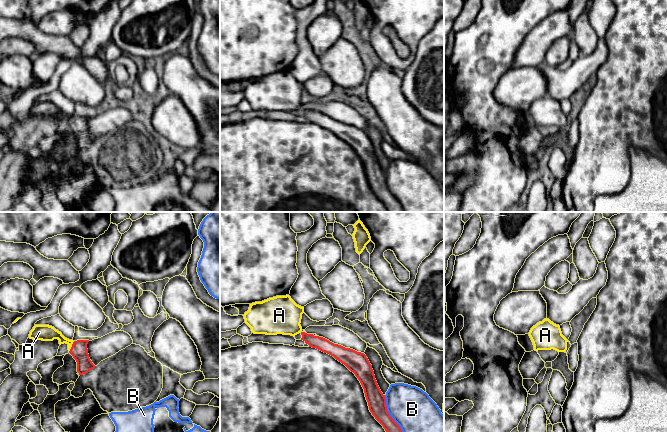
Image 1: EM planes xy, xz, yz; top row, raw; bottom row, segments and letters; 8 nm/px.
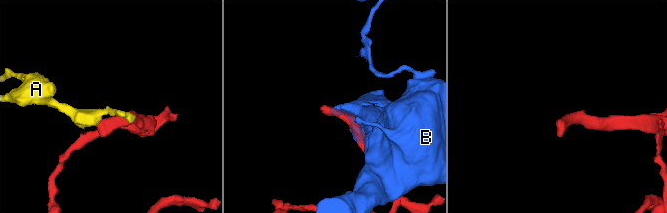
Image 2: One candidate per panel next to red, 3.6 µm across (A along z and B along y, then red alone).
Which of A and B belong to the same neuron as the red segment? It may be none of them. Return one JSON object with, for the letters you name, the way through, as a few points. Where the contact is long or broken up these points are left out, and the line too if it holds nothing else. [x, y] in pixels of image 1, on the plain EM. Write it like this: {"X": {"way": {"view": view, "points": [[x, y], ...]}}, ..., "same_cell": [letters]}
{"A": {"way": {"view": "xy", "points": [[79, 127], [72, 122], [58, 111], [45, 108]]}}, "same_cell": ["A"]}

